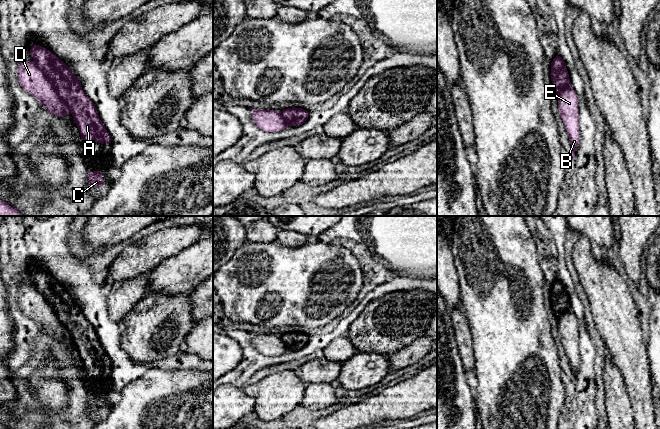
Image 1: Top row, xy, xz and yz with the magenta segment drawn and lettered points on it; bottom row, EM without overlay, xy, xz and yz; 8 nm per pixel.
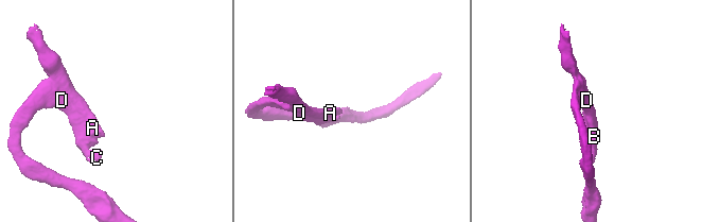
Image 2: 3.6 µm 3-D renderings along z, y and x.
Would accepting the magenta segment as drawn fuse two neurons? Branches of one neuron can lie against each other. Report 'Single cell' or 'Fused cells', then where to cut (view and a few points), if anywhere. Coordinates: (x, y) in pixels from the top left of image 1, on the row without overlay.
Fused cells. Split along xy (33, 285), (50, 304), (70, 336)

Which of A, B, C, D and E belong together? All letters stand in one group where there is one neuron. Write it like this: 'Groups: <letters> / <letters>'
Groups: A / B C D E

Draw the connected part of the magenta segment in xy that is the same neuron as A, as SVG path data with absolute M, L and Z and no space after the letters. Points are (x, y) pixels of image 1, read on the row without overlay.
M33 269L30 279L66 327L83 366L111 367L110 359L99 342L97 332L83 315L73 295L45 271Z

